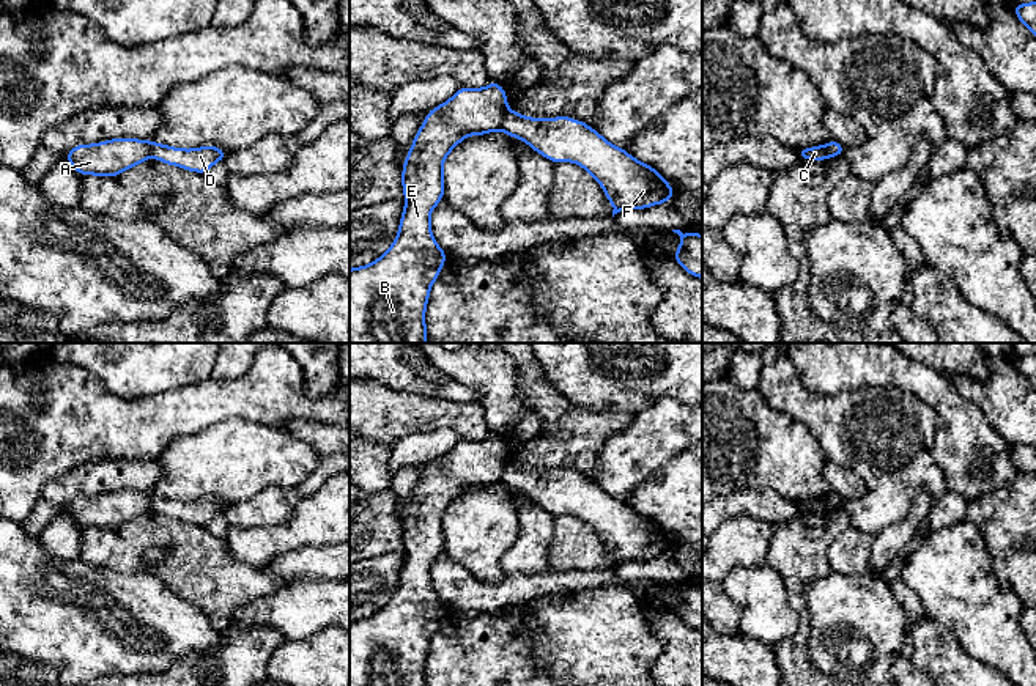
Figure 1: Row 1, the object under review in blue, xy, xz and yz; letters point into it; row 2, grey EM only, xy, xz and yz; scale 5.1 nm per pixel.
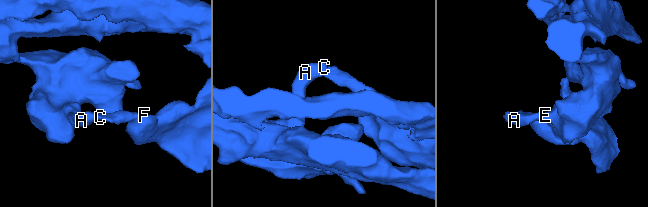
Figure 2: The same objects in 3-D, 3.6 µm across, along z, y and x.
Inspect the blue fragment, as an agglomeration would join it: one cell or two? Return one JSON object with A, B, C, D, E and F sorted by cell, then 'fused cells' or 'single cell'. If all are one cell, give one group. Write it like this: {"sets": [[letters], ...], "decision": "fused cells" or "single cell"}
{"sets": [["A", "B", "C", "E"], ["D", "F"]], "decision": "fused cells"}

